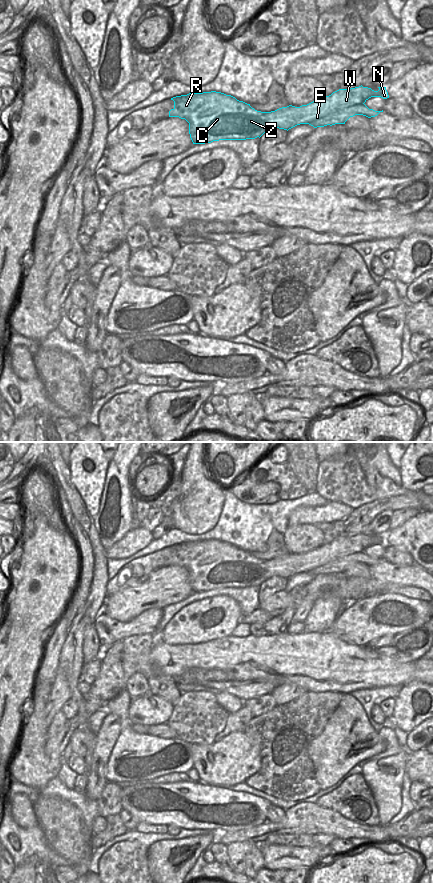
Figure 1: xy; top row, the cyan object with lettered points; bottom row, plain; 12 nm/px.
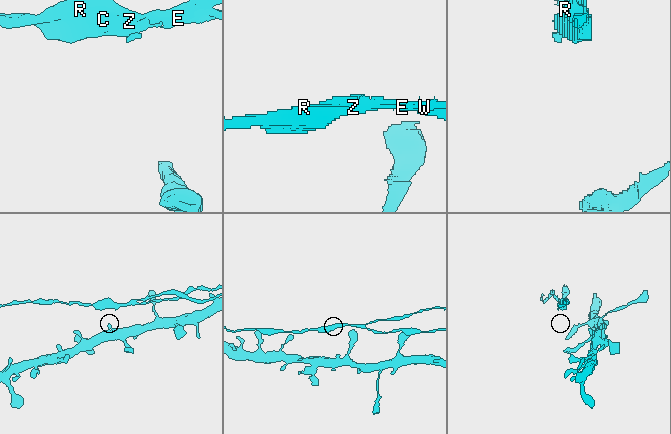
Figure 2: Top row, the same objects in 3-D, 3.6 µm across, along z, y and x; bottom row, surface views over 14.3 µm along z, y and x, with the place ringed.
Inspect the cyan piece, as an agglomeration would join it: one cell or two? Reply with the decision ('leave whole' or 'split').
split

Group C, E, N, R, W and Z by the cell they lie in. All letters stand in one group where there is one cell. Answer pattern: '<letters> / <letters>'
C N R W Z / E

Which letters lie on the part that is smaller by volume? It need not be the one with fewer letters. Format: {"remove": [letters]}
{"remove": ["E"]}

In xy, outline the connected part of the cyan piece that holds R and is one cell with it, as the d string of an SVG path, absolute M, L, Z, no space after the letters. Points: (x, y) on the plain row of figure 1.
M359 535L351 537L339 537L329 544L324 544L307 553L295 555L289 553L271 560L257 559L243 549L237 548L231 543L211 539L203 541L189 541L171 546L174 556L169 559L169 565L179 565L189 571L189 582L193 592L205 592L219 588L246 588L261 585L265 580L279 576L289 578L300 572L307 572L305 565L307 560L319 560L326 557L335 560L357 552L364 552L371 545L389 546L386 535L378 535L378 539L371 536Z

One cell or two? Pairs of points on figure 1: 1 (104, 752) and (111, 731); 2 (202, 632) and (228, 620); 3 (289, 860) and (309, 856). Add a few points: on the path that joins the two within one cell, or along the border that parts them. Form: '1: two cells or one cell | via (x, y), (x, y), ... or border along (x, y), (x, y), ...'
1: one cell | via (104, 747), (104, 738), (106, 736)
2: one cell | via (208, 629), (222, 622)
3: one cell | via (294, 859), (304, 857)

